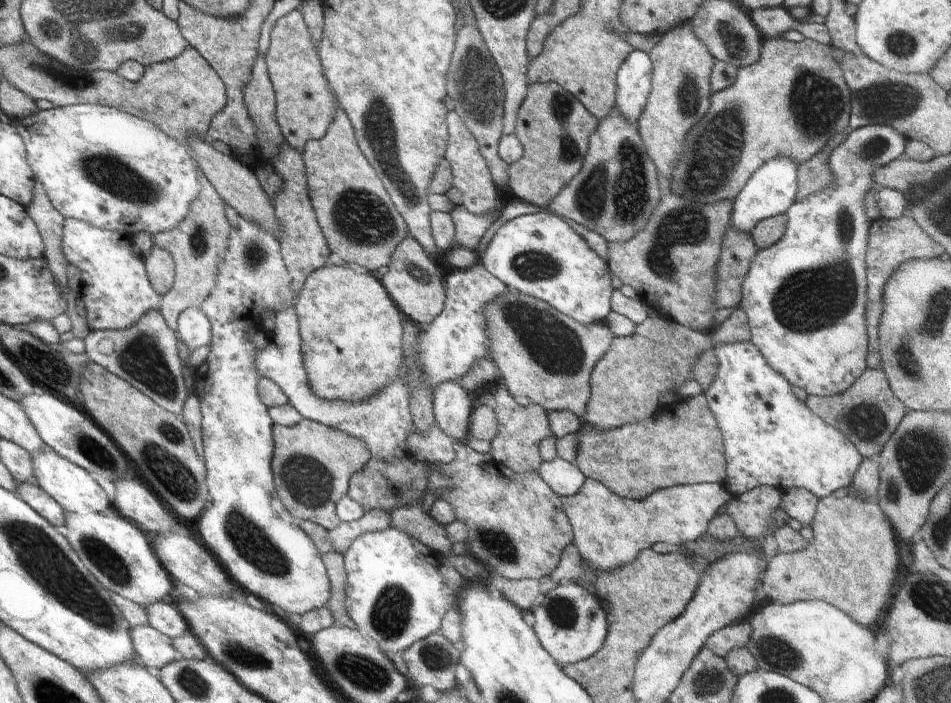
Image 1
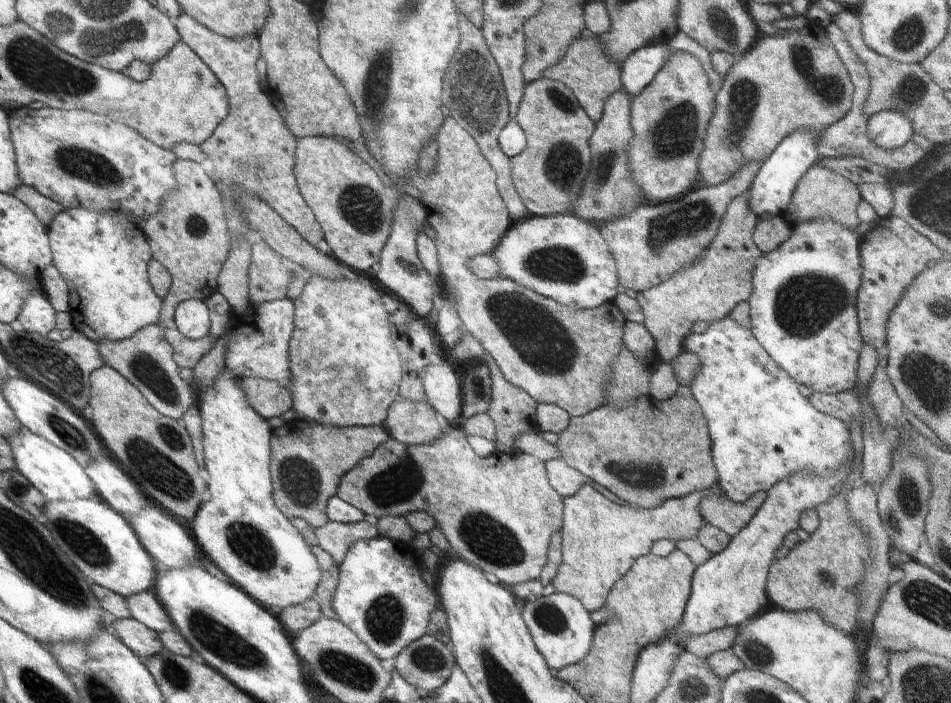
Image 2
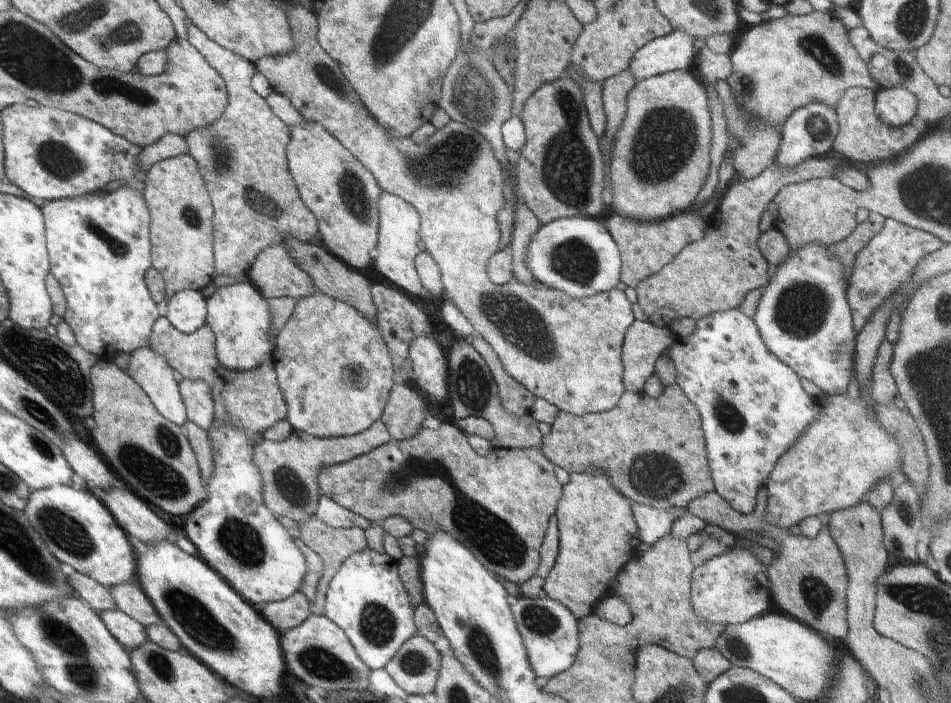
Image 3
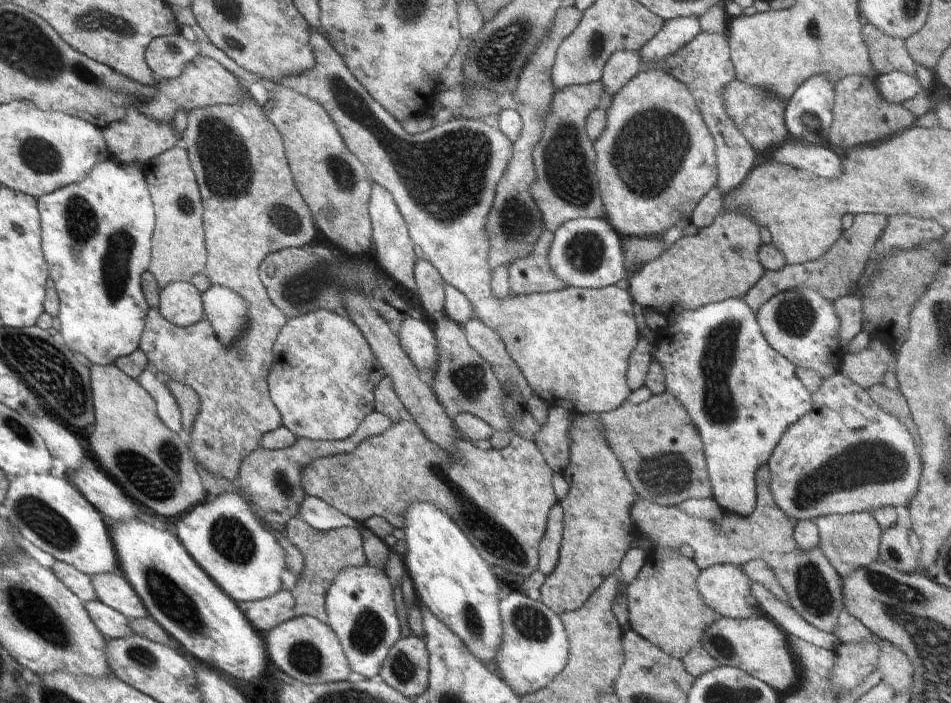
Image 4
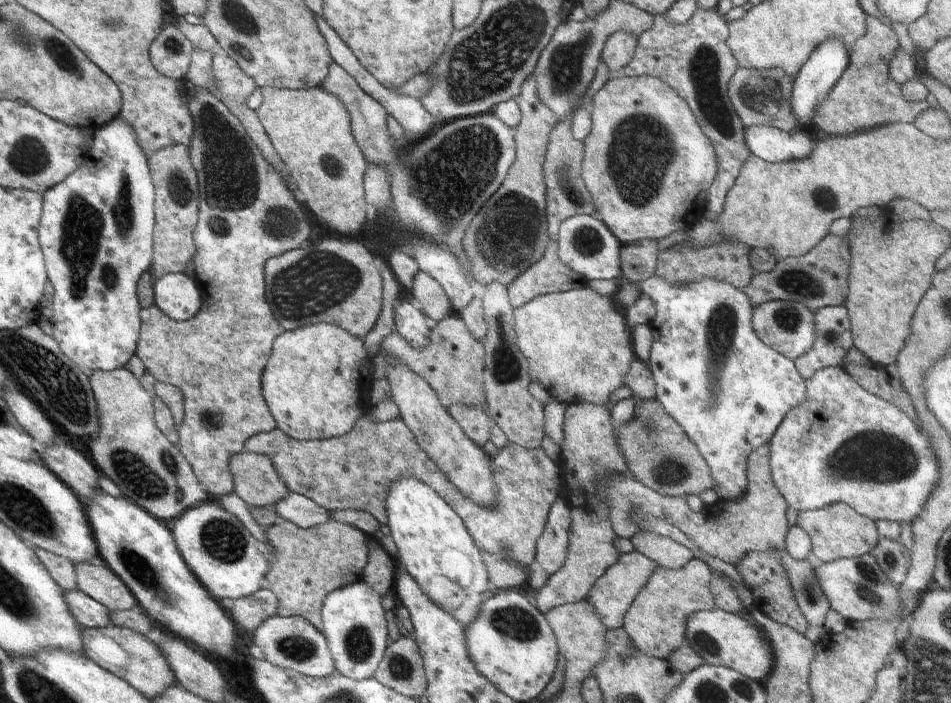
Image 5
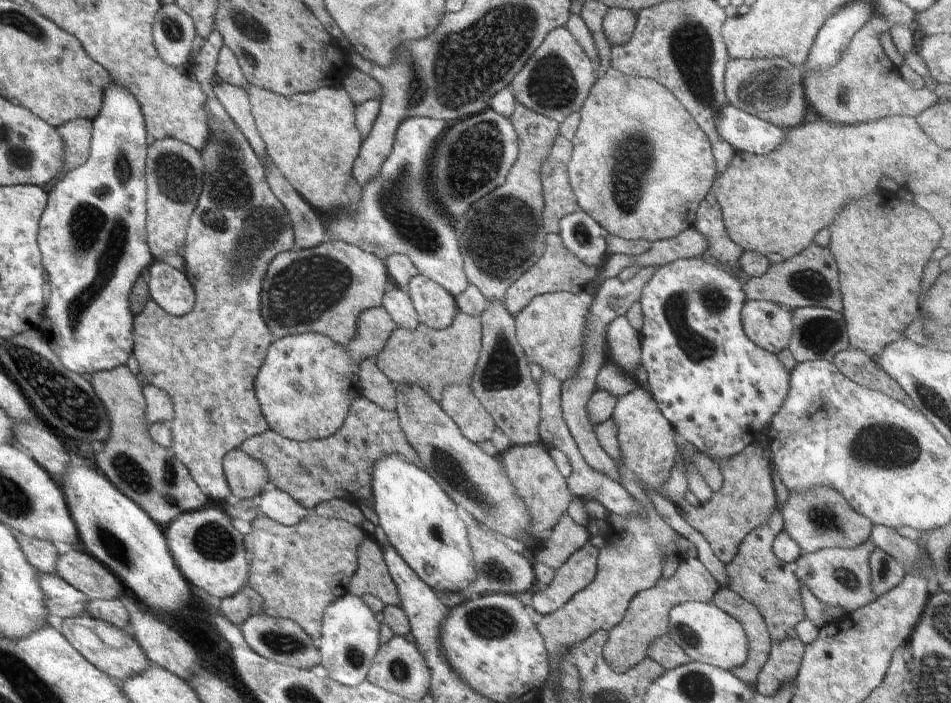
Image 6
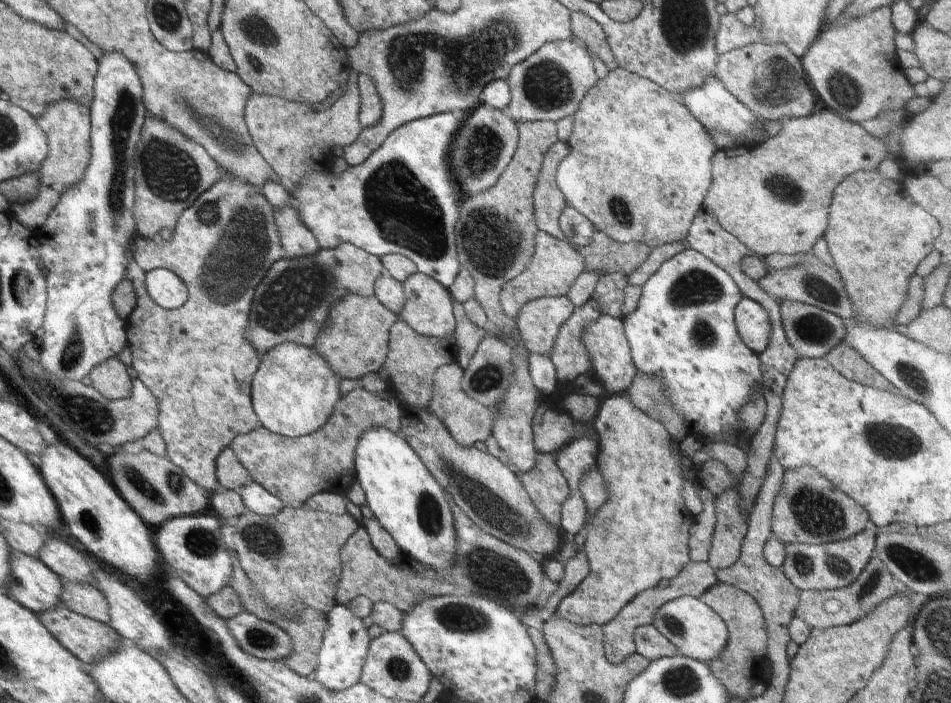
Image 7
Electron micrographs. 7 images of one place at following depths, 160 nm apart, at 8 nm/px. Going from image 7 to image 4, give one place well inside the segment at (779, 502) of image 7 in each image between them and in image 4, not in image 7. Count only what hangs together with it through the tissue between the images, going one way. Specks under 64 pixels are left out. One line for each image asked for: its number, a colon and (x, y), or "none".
4: (849, 541)
5: (836, 531)
6: (820, 518)

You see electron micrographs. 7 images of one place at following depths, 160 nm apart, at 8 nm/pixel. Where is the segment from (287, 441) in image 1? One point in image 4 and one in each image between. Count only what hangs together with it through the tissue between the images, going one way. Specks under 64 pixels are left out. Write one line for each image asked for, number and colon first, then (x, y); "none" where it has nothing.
2: (308, 459)
3: (289, 469)
4: (270, 479)

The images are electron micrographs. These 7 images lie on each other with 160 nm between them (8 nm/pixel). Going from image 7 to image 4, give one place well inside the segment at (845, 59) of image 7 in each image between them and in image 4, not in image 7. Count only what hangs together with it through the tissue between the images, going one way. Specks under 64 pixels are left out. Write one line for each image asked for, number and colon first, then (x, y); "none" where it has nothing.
4: (860, 115)
5: (865, 96)
6: (865, 86)

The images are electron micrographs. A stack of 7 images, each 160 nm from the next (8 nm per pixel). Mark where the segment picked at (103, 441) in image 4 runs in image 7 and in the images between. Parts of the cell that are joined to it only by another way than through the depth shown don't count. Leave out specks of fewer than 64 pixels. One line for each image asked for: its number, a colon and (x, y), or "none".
5: (131, 451)
6: (149, 474)
7: (158, 490)

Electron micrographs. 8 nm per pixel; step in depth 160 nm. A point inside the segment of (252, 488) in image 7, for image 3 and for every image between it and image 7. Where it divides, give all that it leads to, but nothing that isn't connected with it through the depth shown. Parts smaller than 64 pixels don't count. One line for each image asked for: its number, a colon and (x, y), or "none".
3: (327, 511)
4: (322, 517)
5: (295, 508)
6: (276, 504)

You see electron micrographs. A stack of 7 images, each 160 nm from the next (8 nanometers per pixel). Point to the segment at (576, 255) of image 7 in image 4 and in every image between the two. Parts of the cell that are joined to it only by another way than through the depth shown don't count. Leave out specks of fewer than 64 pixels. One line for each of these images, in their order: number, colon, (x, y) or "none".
4: (531, 274)
5: (549, 275)
6: (557, 270)

